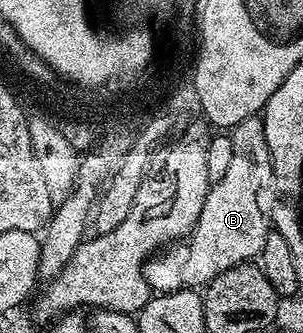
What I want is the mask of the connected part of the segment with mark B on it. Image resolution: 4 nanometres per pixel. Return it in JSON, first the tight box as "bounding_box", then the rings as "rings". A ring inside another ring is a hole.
{"bounding_box":[145,116,273,294],"rings":[[[260,116],[243,119],[231,130],[233,138],[233,154],[231,164],[227,166],[227,175],[209,186],[207,203],[203,203],[203,211],[199,211],[199,219],[193,232],[189,234],[187,243],[173,243],[164,251],[158,252],[145,263],[145,278],[154,294],[174,293],[186,287],[204,287],[214,281],[220,273],[245,261],[260,258],[263,239],[271,231],[271,221],[267,209],[261,206],[261,192],[273,184],[273,160],[267,147],[265,122]]]}

